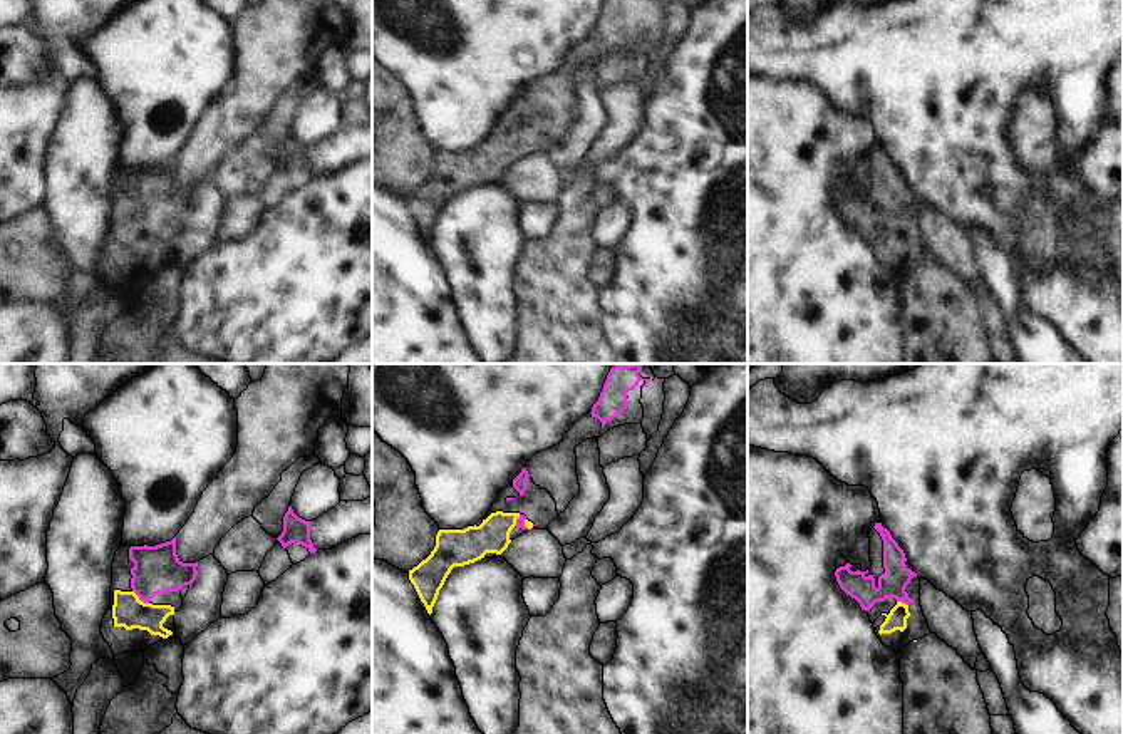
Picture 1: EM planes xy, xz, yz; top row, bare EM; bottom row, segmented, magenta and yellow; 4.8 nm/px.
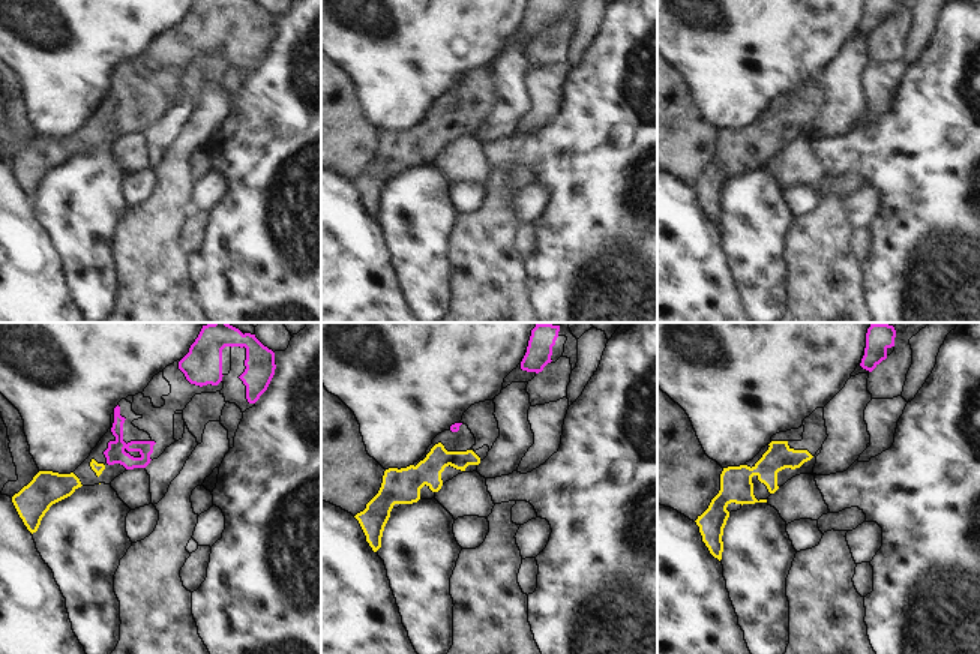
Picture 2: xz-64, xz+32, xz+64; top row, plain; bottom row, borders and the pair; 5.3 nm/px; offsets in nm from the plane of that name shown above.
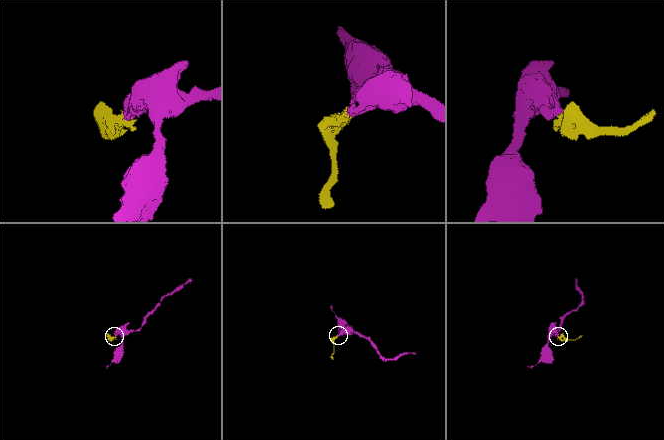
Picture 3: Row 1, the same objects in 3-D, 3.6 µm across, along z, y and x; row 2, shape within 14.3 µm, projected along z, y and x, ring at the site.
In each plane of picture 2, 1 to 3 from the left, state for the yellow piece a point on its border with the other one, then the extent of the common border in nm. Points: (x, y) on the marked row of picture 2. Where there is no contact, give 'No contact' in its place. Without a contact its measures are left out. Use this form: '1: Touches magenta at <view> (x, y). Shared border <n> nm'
1: No contact
2: No contact
3: No contact

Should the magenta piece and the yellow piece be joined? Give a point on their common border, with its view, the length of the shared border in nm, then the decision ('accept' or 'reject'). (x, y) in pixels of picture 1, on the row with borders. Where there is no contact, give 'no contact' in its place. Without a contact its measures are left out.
meets magenta in xy at (139, 599); contact 100 nm long; accept

